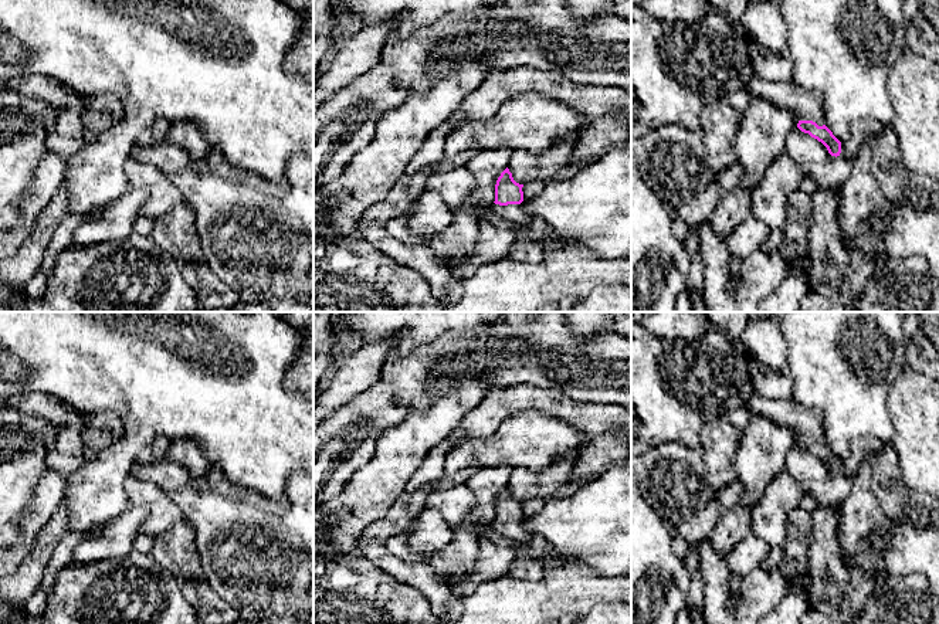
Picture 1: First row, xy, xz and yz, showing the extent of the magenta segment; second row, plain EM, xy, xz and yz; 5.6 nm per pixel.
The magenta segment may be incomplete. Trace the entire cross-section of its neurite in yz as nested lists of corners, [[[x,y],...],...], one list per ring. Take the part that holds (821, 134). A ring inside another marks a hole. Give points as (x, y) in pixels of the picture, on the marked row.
[[[753,77],[745,89],[753,96],[793,111],[799,119],[797,128],[821,142],[835,157],[841,156],[851,160],[861,145],[871,142],[885,126],[874,121],[854,121],[850,126],[850,138],[841,143],[826,126],[820,92],[804,89],[793,81],[772,82],[759,77]]]

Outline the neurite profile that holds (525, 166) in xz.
[[[573,130],[562,142],[539,155],[533,155],[528,150],[513,150],[508,165],[513,180],[519,184],[532,180],[552,182],[552,177],[560,169],[570,165],[579,133],[580,130]]]

